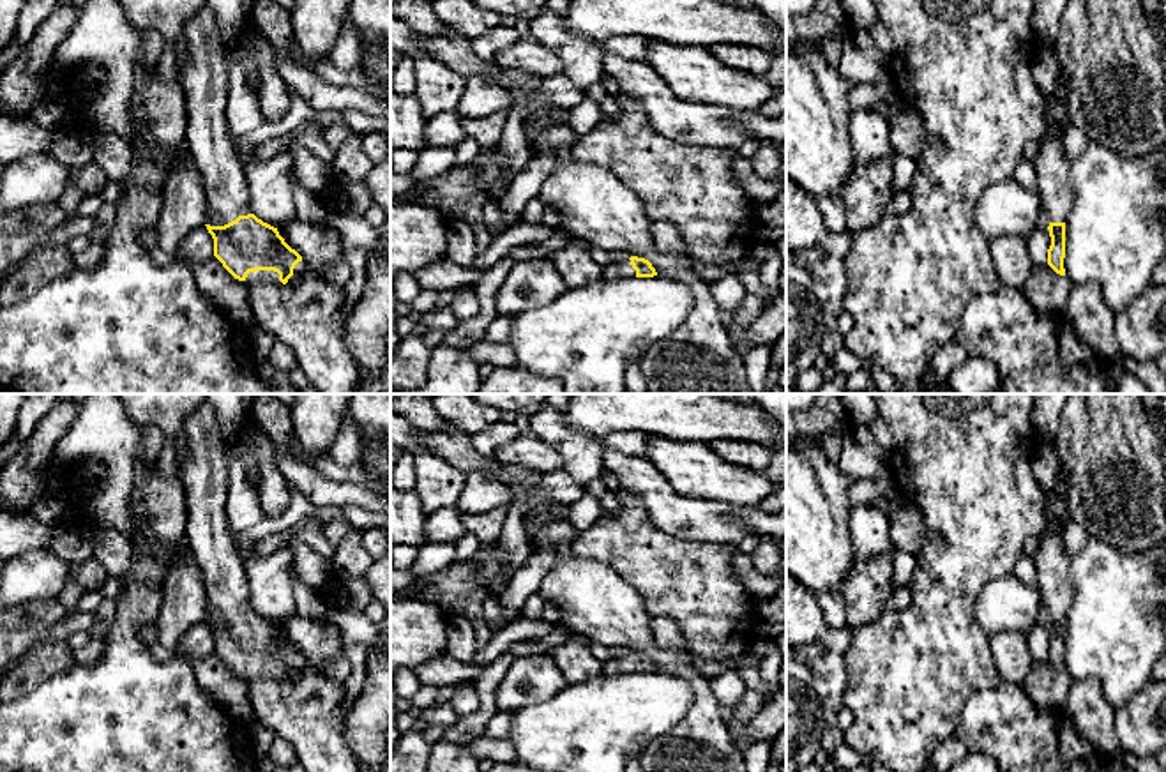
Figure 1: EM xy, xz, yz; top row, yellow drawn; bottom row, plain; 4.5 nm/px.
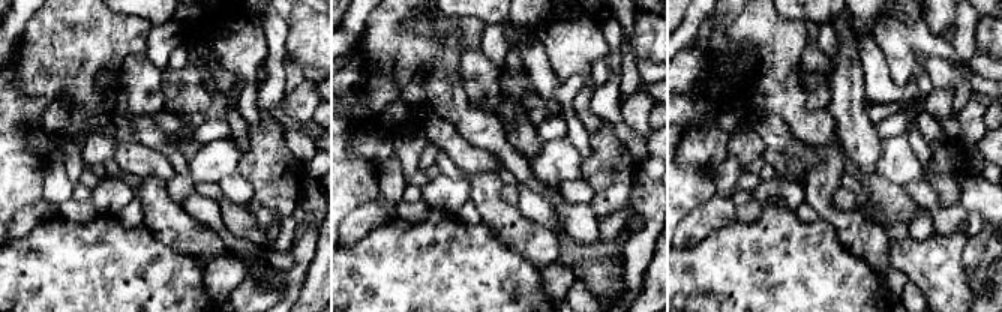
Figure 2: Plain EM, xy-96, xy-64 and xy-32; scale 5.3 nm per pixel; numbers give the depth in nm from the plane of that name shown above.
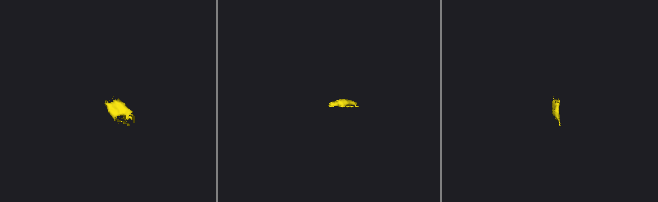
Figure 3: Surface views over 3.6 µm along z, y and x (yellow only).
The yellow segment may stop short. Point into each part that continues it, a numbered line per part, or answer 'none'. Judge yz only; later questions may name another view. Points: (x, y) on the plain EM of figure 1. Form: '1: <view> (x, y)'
1: yz (1052, 562)

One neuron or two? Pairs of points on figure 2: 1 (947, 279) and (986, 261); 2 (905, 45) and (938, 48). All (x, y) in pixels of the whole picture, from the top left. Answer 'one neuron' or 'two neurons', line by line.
1: two neurons
2: one neuron

